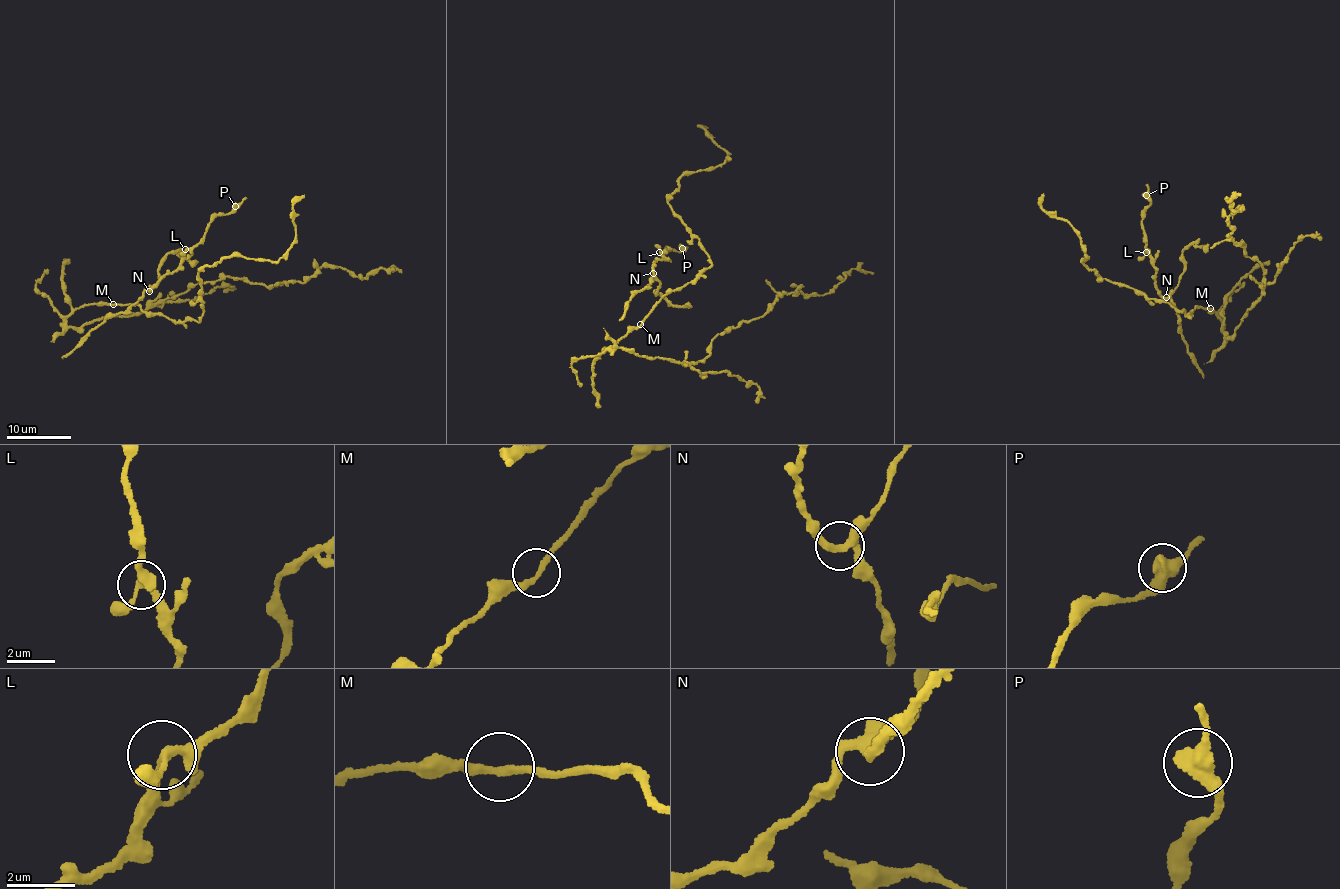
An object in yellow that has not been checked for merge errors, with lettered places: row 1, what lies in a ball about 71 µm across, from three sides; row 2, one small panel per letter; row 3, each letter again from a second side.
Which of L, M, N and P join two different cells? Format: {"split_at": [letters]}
{"split_at": []}

